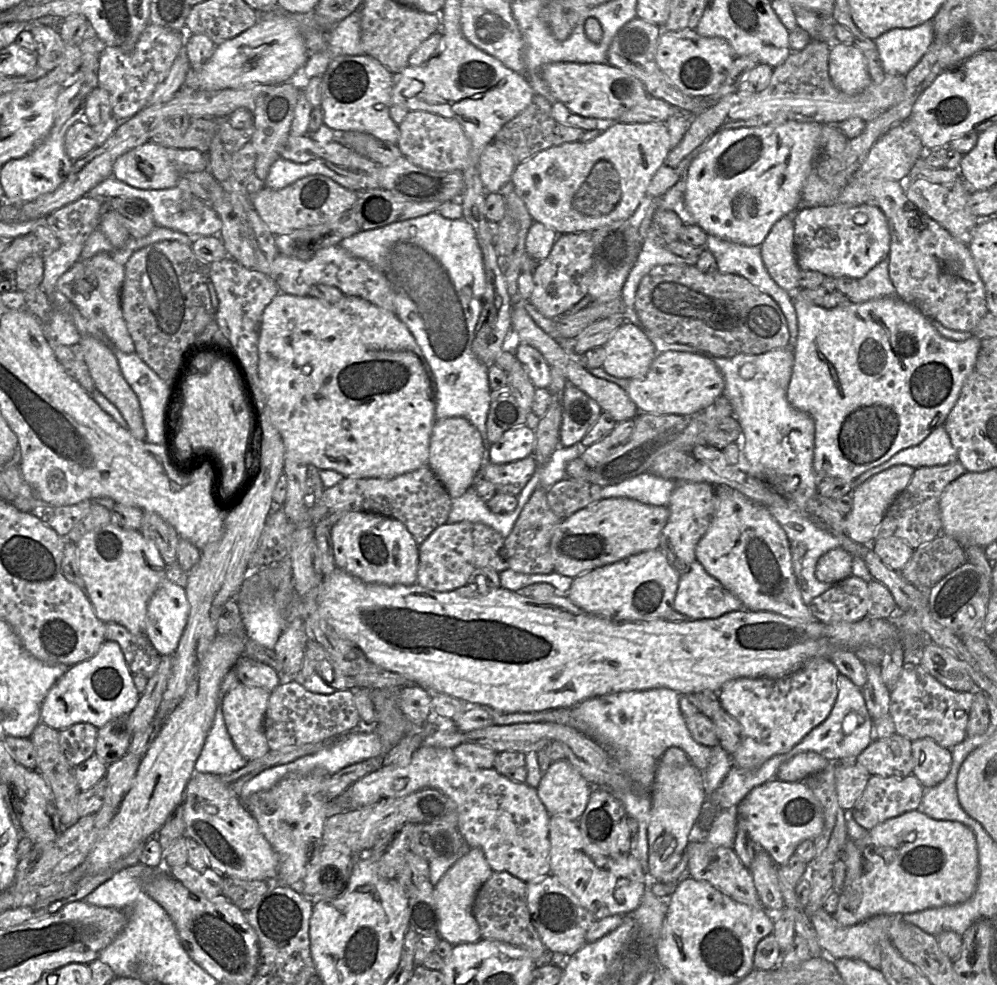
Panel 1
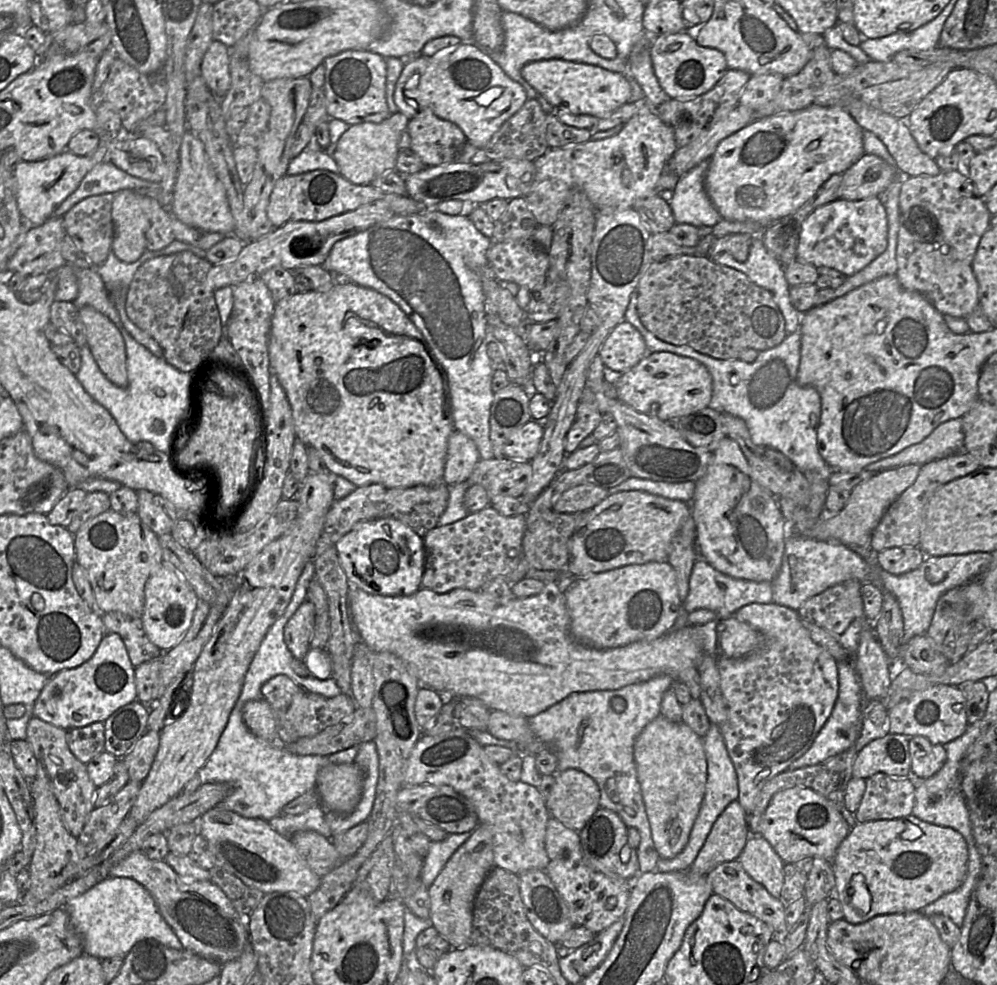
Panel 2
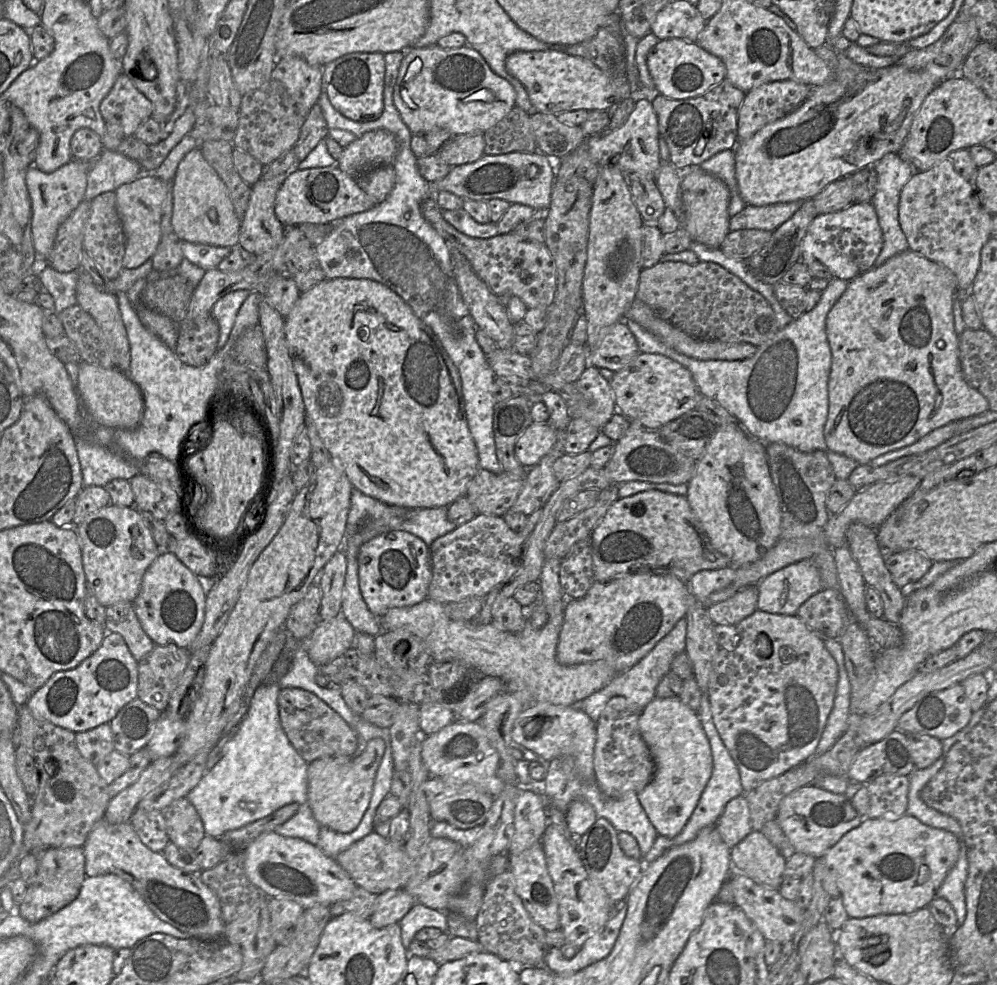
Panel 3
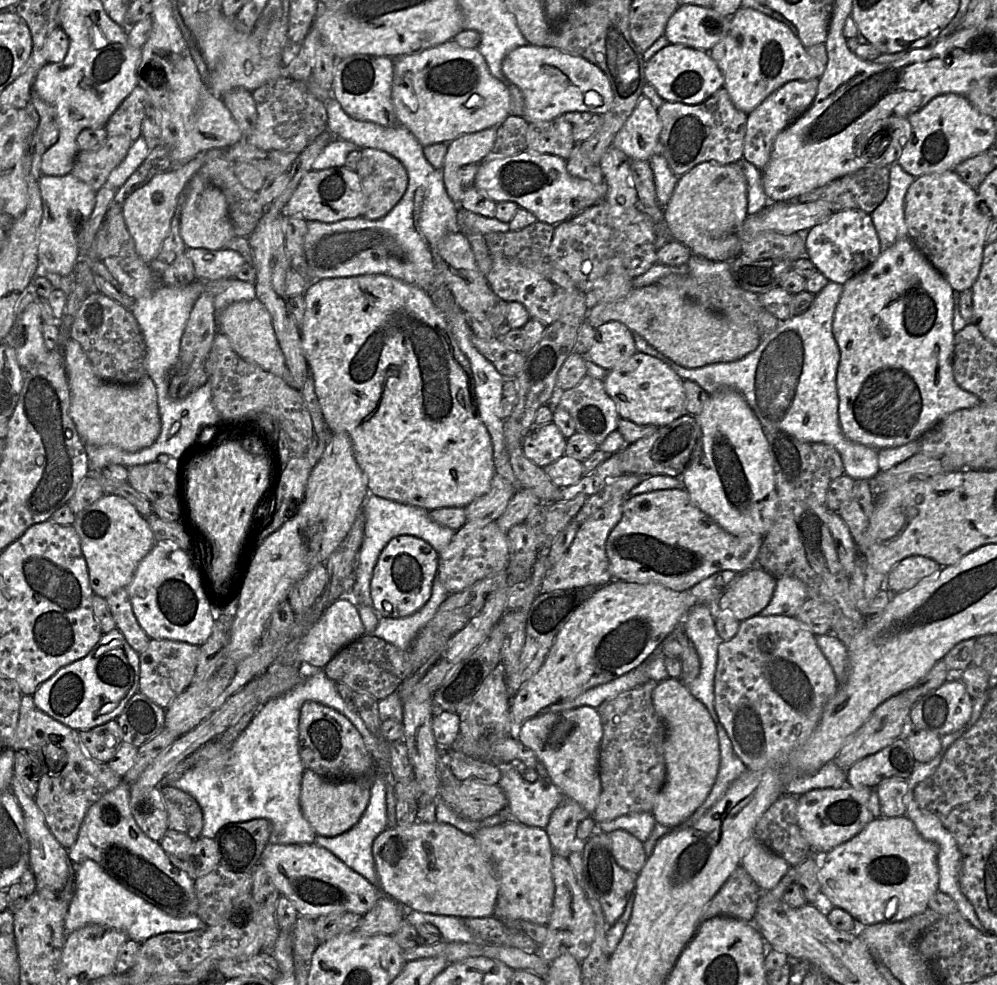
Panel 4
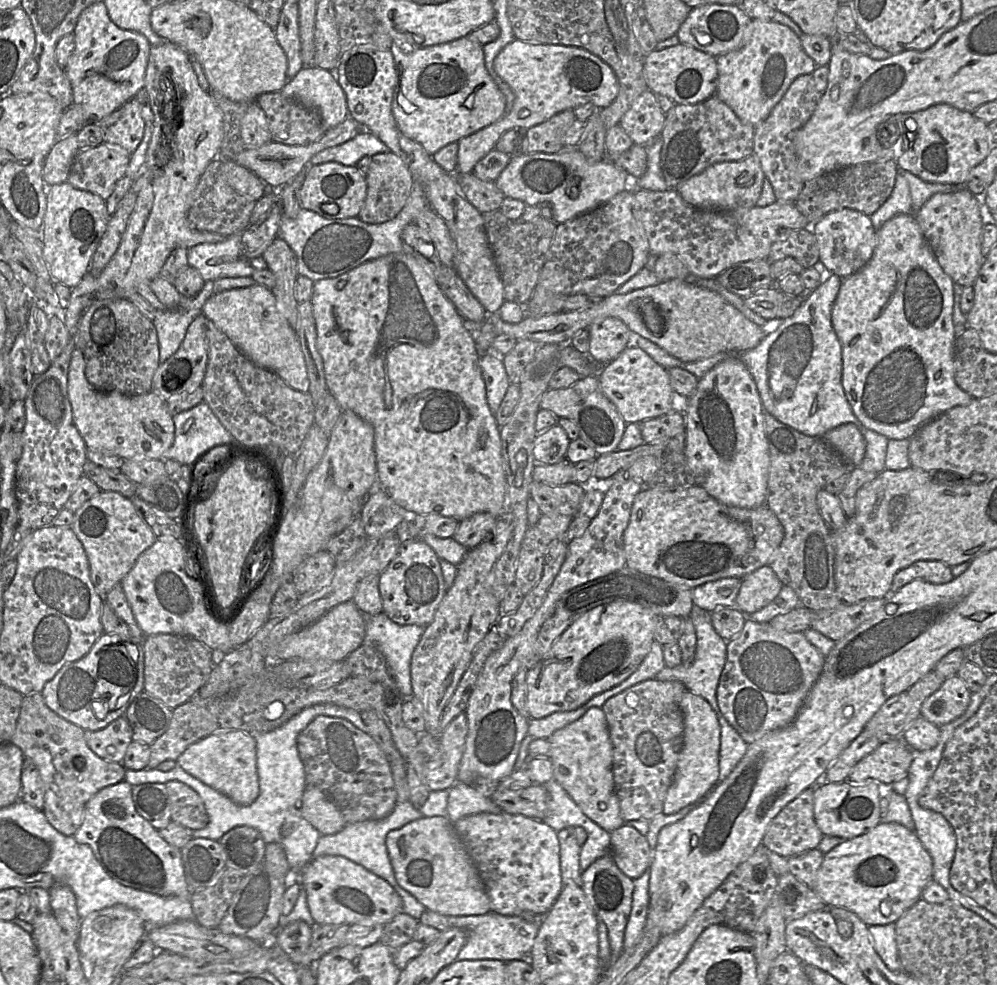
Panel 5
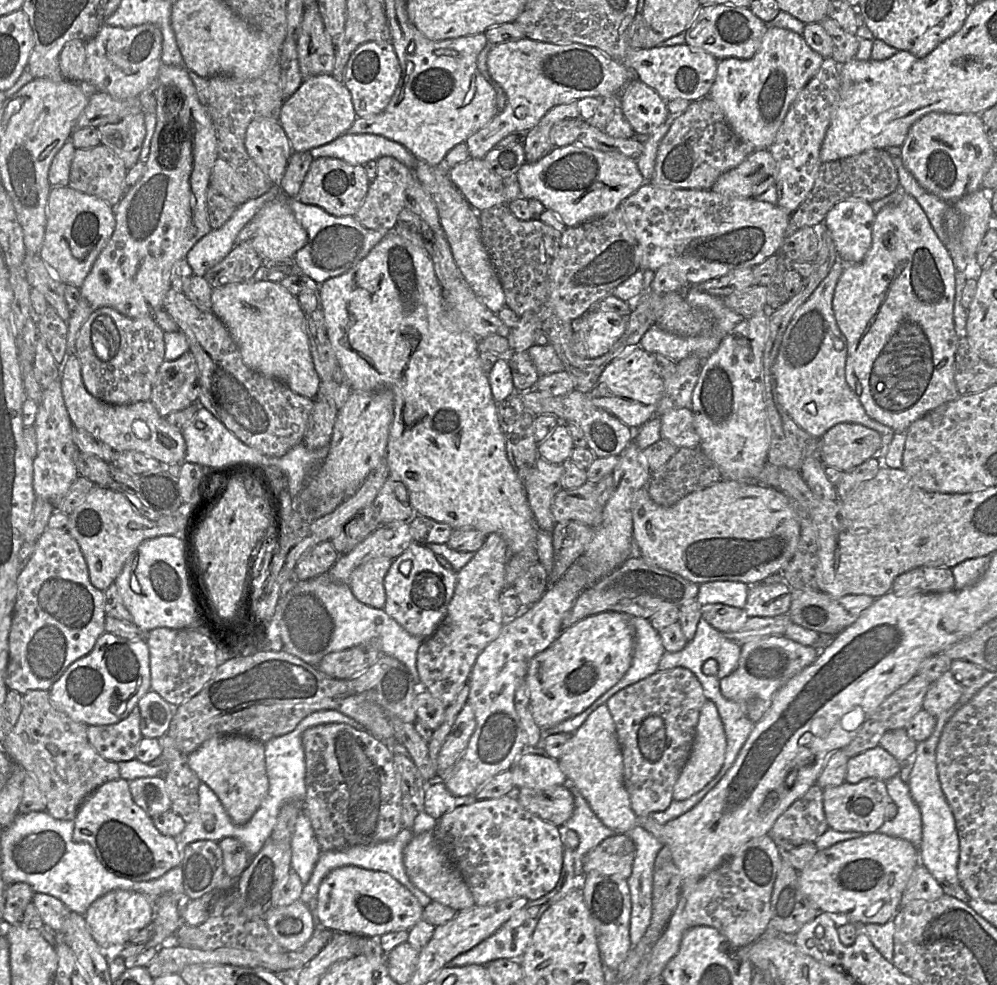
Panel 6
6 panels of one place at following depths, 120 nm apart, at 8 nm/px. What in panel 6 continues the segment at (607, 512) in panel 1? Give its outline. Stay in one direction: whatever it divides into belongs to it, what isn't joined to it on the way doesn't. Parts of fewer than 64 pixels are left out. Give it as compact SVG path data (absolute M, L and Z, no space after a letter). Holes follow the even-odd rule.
M721 480L686 495L670 507L656 504L642 488L635 493L631 510L633 541L640 557L697 584L726 580L740 581L749 586L761 583L772 574L781 574L800 539L799 521L789 498L781 491L758 482Z

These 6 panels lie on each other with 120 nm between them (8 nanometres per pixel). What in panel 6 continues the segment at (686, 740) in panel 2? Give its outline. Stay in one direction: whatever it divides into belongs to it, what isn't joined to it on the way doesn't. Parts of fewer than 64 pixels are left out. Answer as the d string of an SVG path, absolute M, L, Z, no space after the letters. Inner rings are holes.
M707 700L700 710L690 756L673 789L673 800L683 801L703 789L720 771L726 751L726 736L716 706Z

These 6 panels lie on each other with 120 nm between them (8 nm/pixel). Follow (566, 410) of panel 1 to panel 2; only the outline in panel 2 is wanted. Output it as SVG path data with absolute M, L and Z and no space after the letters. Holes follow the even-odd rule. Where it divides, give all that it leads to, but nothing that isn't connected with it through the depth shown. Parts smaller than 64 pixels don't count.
M582 402L578 403L575 419L566 435L564 446L566 454L573 453L580 442L592 434L601 417L602 414L594 408Z

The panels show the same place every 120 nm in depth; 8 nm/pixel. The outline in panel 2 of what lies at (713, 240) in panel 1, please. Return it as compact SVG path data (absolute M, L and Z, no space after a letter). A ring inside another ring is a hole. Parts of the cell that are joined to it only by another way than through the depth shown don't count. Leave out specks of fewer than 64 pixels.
M761 236L752 237L749 255L744 262L735 260L726 252L712 260L745 274L750 281L769 291L782 312L787 334L799 329L801 314L791 303L790 285L784 274L785 267L769 254Z

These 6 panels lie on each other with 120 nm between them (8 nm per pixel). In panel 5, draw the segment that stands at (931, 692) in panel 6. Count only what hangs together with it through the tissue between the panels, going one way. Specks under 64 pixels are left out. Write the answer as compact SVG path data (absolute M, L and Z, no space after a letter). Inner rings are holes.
M957 675L950 676L942 682L940 688L930 695L921 706L921 717L941 727L960 717L969 706L971 692Z

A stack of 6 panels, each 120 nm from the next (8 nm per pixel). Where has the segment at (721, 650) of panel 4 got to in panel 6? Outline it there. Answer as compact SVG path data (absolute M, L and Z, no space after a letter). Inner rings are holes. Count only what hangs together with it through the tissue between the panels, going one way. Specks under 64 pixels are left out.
M786 636L755 639L741 645L735 670L720 680L722 695L738 703L747 717L756 724L769 710L774 695L792 677L811 665L819 656L813 646L804 646Z

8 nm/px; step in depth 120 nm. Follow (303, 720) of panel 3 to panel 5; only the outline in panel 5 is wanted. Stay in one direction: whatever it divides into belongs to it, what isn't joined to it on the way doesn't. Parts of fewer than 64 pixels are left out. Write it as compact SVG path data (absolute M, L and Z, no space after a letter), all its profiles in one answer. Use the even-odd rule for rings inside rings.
M317 716L297 736L297 750L302 761L306 785L323 791L338 807L346 824L386 818L397 803L390 764L373 738L347 720Z

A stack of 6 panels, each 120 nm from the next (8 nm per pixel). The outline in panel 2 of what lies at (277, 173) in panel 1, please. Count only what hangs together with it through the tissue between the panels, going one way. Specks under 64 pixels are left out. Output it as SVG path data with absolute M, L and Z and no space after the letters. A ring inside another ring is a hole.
M315 141L309 143L298 156L290 160L286 175L294 176L314 170L339 174L339 168L331 156L331 149L324 151Z

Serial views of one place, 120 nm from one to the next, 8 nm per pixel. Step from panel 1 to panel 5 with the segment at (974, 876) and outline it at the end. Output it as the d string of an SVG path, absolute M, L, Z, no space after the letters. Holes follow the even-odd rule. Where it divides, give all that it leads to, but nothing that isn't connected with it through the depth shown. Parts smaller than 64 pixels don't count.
M879 823L860 836L844 840L842 843L824 854L822 864L816 873L812 889L826 904L826 907L823 910L828 910L829 907L842 907L855 913L867 926L885 925L889 923L895 923L909 908L911 908L921 898L923 889L930 881L933 880L932 871L932 858L928 851L921 844L914 831L909 830L899 823Z

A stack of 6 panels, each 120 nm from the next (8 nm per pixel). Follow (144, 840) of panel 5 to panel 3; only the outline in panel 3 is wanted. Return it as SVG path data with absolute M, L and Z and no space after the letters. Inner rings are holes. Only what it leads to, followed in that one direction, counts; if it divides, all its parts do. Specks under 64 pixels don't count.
M99 820L89 832L82 846L85 874L94 877L115 874L126 880L139 893L147 906L161 920L202 940L224 938L226 923L215 893L200 879L199 873L186 872L172 866L162 852L154 852L140 840L132 824L110 824Z

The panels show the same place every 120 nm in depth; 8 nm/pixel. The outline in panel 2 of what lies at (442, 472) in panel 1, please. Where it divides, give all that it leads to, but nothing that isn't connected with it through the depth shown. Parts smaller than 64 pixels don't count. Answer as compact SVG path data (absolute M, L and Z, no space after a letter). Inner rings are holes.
M454 430L448 438L443 483L451 487L468 480L480 459L475 443L465 434Z

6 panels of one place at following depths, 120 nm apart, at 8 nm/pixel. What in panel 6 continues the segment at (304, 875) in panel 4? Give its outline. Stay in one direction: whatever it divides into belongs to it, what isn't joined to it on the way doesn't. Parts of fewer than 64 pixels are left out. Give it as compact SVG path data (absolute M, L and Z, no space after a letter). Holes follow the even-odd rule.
M357 866L332 870L319 886L316 903L317 918L322 927L369 938L379 938L393 931L409 931L423 919L424 911L418 899L390 874Z

